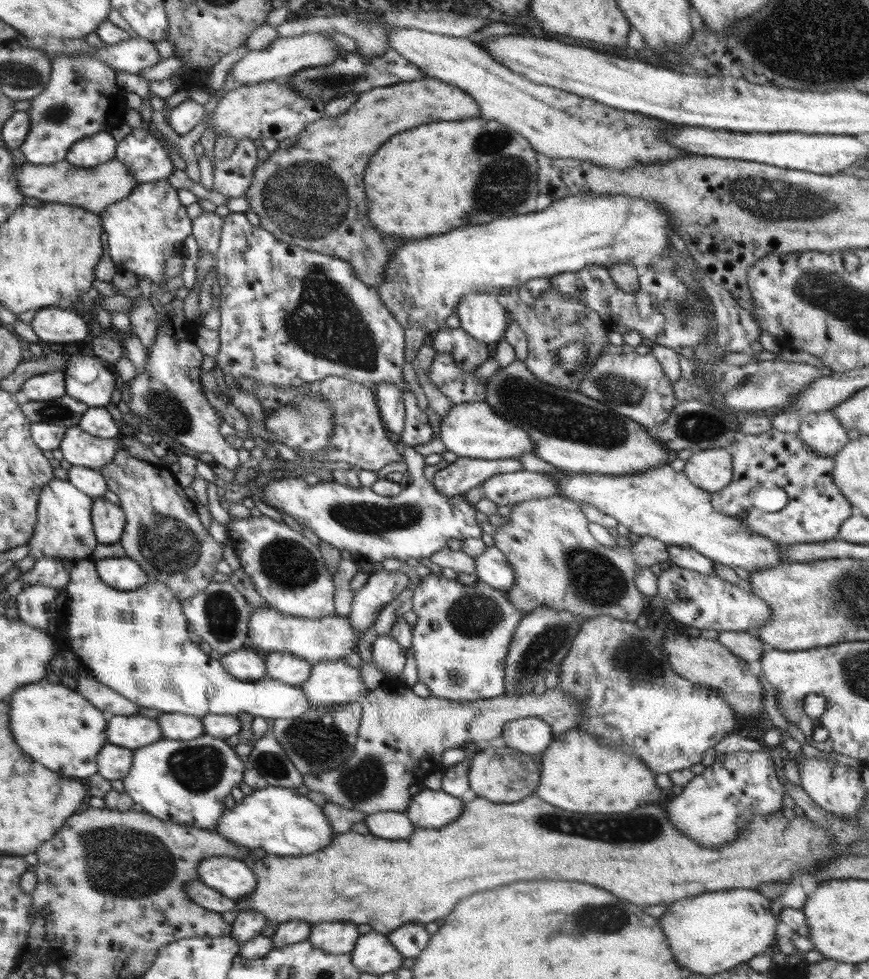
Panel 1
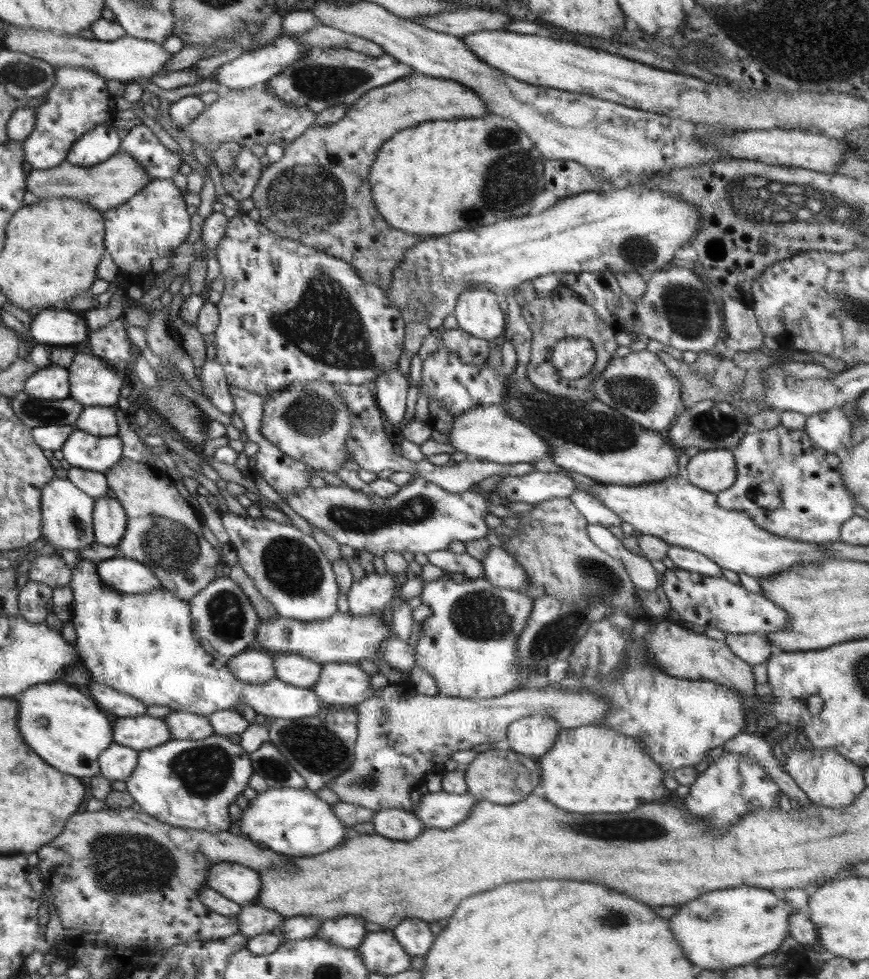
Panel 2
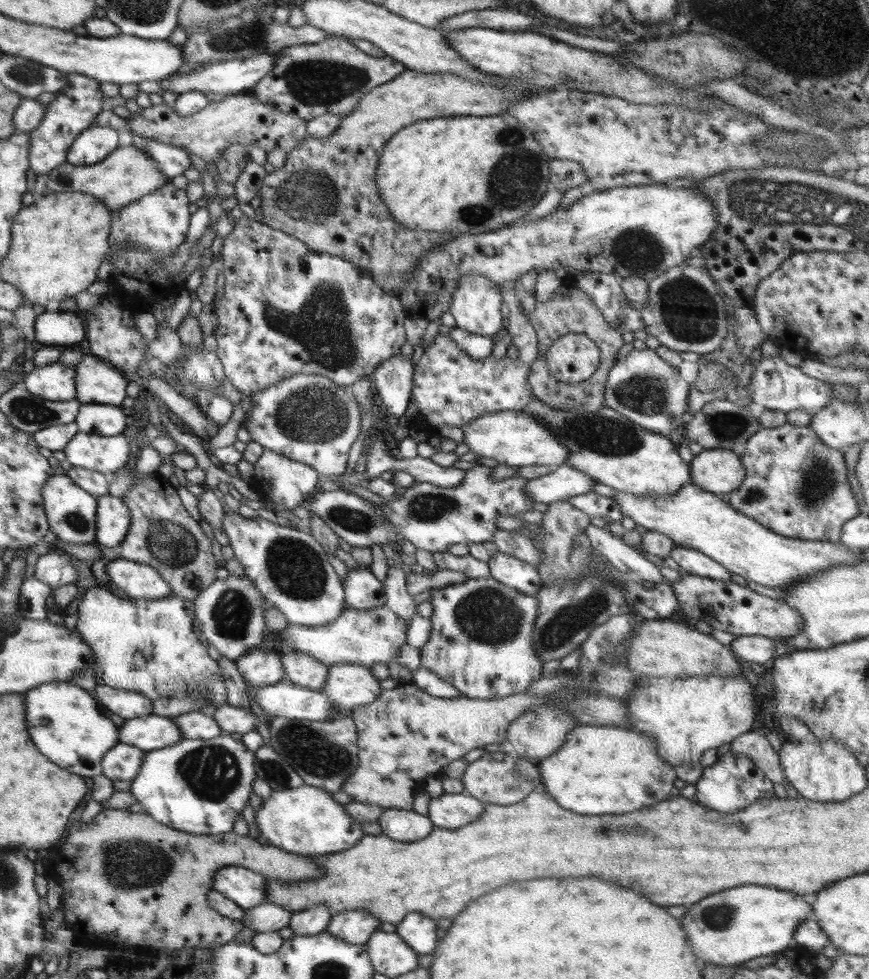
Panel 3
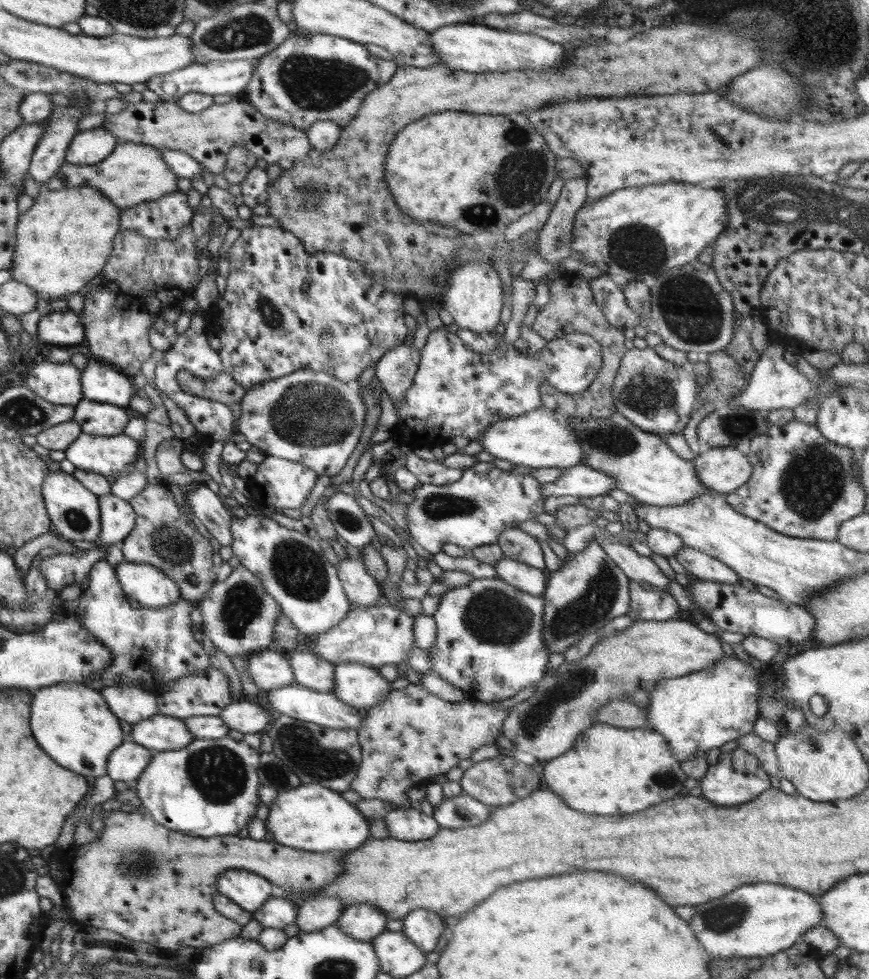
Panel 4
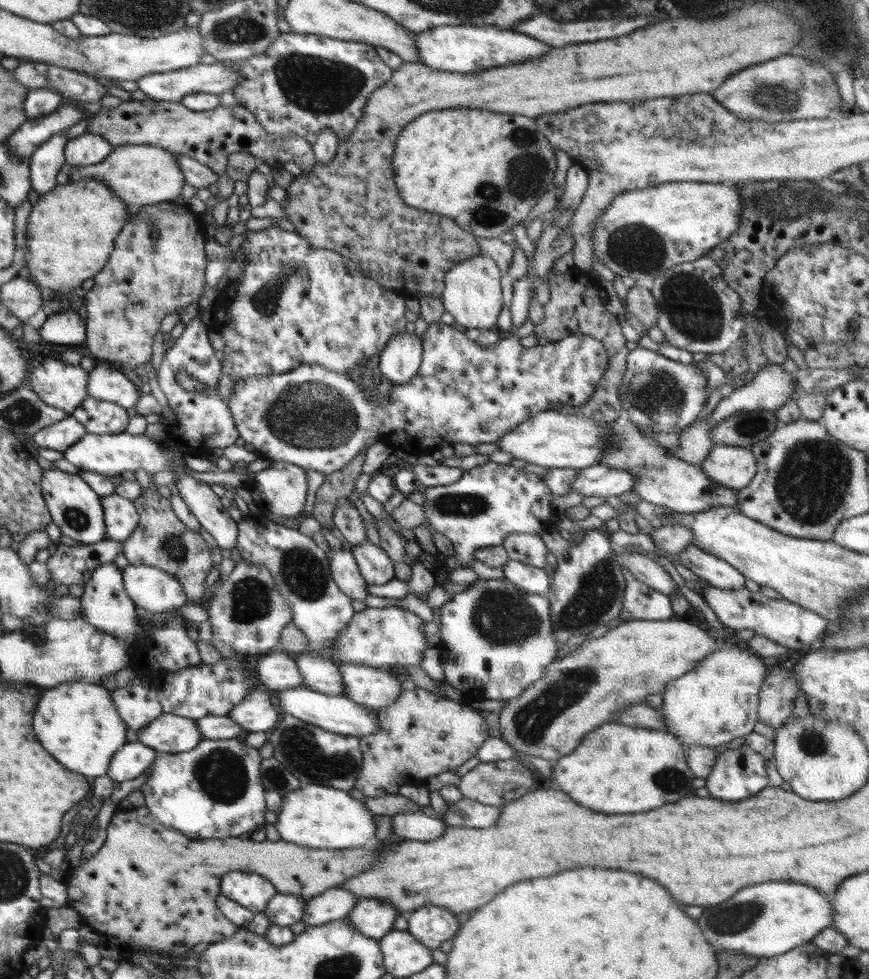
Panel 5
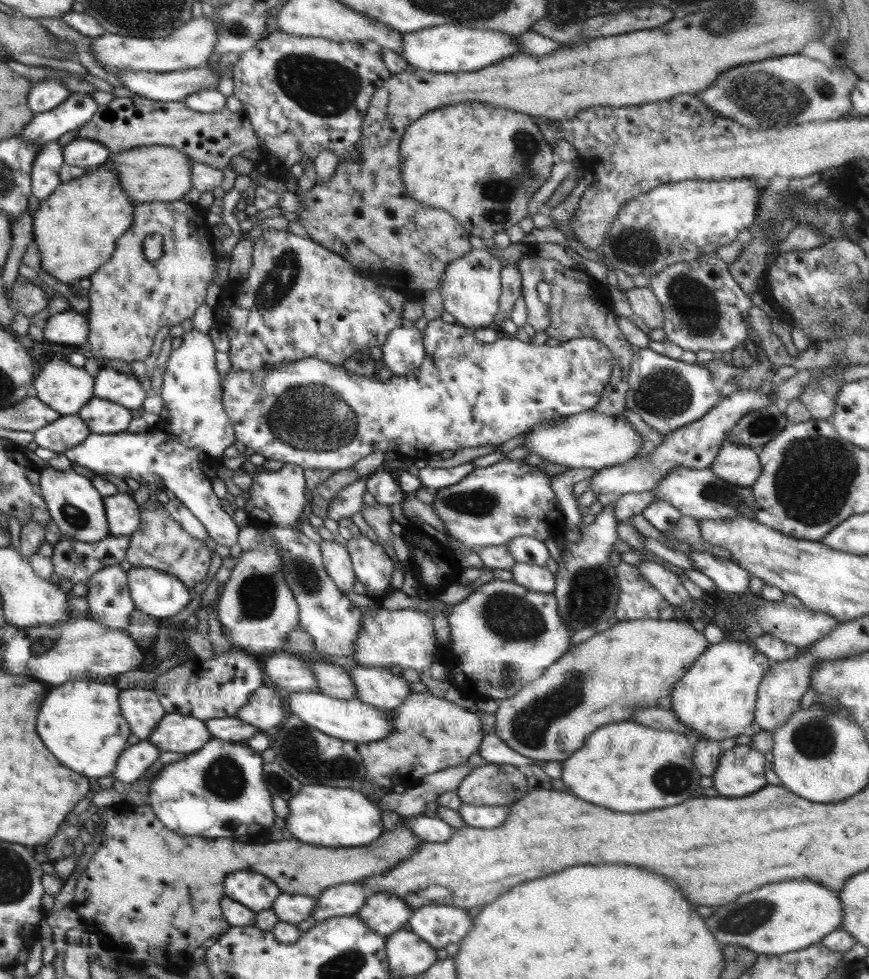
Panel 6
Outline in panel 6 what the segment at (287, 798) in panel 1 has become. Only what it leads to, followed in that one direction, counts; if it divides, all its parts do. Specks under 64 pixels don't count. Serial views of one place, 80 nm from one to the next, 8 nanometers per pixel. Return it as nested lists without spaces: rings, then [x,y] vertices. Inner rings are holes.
[[[324,784],[303,785],[301,789],[287,802],[289,813],[285,816],[285,837],[298,839],[300,842],[311,845],[322,845],[332,847],[355,847],[370,844],[383,832],[381,812],[375,797],[368,792],[356,791],[350,788],[332,788]]]

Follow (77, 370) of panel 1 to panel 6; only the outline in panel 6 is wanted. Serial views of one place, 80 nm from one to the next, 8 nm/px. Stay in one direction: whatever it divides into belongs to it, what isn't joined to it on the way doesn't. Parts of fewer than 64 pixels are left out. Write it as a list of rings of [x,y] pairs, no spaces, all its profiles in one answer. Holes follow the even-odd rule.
[[[110,367],[101,368],[95,378],[95,396],[111,400],[129,409],[140,408],[149,392],[142,389],[140,379]]]

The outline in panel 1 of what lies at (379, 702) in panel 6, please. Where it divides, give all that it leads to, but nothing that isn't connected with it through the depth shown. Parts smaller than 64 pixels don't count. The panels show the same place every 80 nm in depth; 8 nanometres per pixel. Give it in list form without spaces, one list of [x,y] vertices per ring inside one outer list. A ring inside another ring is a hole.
[[[341,659],[313,663],[310,676],[299,687],[312,708],[360,701],[370,691],[359,668]]]

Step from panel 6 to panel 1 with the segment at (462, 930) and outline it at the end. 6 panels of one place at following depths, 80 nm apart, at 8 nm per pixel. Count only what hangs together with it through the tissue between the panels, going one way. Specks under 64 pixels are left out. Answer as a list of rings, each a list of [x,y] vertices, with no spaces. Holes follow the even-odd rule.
[[[420,923],[400,926],[388,935],[388,941],[404,959],[416,959],[420,956],[422,950],[428,946],[430,938],[425,926]]]

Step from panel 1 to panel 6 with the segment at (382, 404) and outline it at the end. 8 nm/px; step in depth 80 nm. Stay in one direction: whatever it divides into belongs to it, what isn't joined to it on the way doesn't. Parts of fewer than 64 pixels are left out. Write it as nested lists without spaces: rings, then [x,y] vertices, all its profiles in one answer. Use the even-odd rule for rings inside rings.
[[[401,326],[387,335],[382,345],[383,361],[393,376],[416,370],[425,357],[423,331],[415,326]]]

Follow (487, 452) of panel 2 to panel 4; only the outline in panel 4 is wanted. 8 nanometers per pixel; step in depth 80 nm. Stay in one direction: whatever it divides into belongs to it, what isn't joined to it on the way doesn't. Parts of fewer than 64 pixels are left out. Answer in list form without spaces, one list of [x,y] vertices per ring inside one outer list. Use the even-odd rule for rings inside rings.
[[[543,407],[489,426],[477,442],[496,459],[531,468],[572,468],[583,465],[586,451],[578,443],[577,430],[570,430],[567,419]]]

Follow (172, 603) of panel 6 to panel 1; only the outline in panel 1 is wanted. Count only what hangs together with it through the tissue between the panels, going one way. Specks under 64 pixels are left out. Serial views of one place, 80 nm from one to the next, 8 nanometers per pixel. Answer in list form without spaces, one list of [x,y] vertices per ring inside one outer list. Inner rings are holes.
[[[128,556],[95,561],[102,582],[108,583],[117,590],[138,590],[153,581],[146,575],[146,571],[142,570],[140,563]]]

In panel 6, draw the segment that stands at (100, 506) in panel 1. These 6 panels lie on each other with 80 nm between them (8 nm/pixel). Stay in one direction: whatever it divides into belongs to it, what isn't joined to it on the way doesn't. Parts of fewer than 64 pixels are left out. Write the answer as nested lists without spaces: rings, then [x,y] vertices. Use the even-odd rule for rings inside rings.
[[[116,493],[104,497],[105,511],[109,520],[109,534],[131,535],[141,525],[141,510],[129,494]]]

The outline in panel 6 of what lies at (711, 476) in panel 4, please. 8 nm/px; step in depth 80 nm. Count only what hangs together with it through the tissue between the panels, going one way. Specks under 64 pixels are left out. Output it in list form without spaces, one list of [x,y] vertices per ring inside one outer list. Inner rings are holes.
[[[726,441],[709,470],[728,483],[750,487],[760,478],[762,465],[756,448]]]

